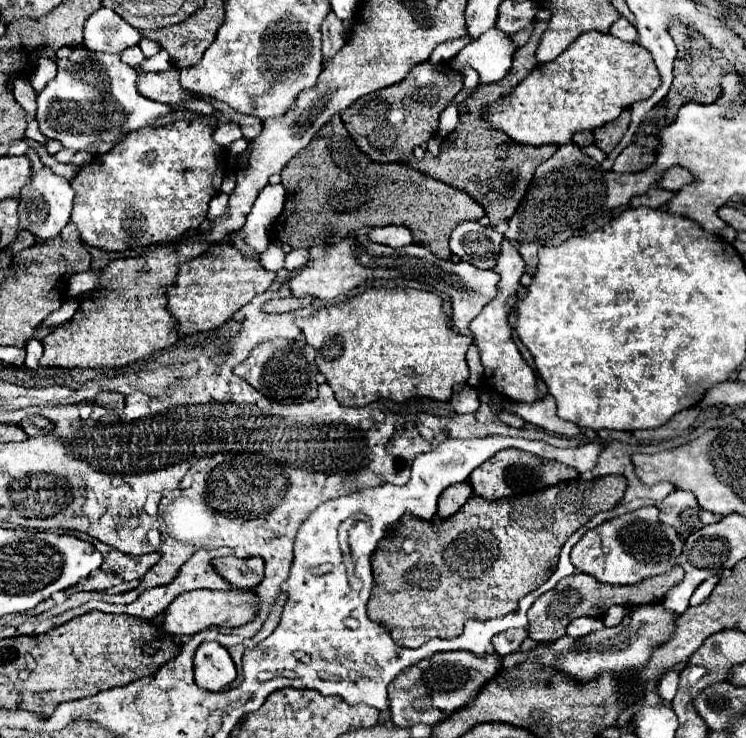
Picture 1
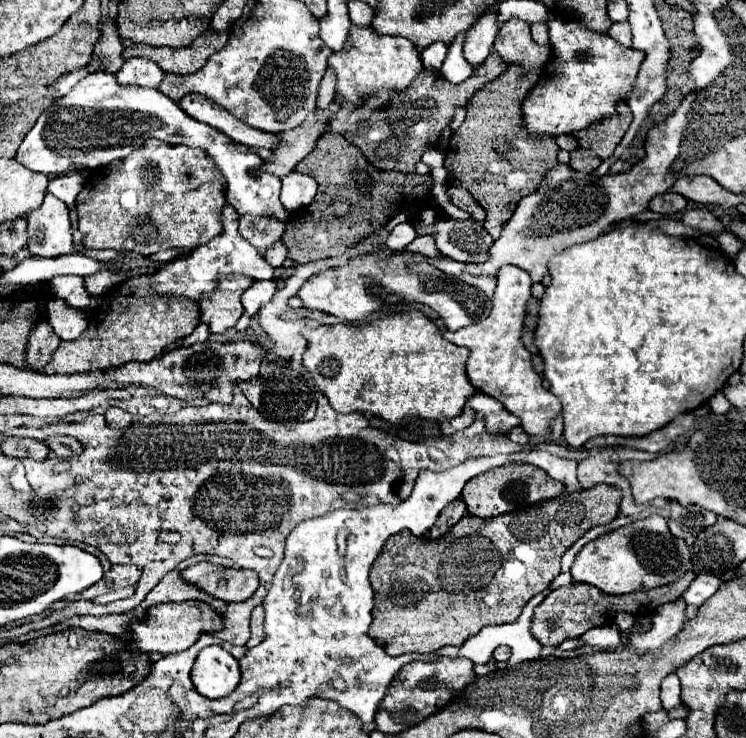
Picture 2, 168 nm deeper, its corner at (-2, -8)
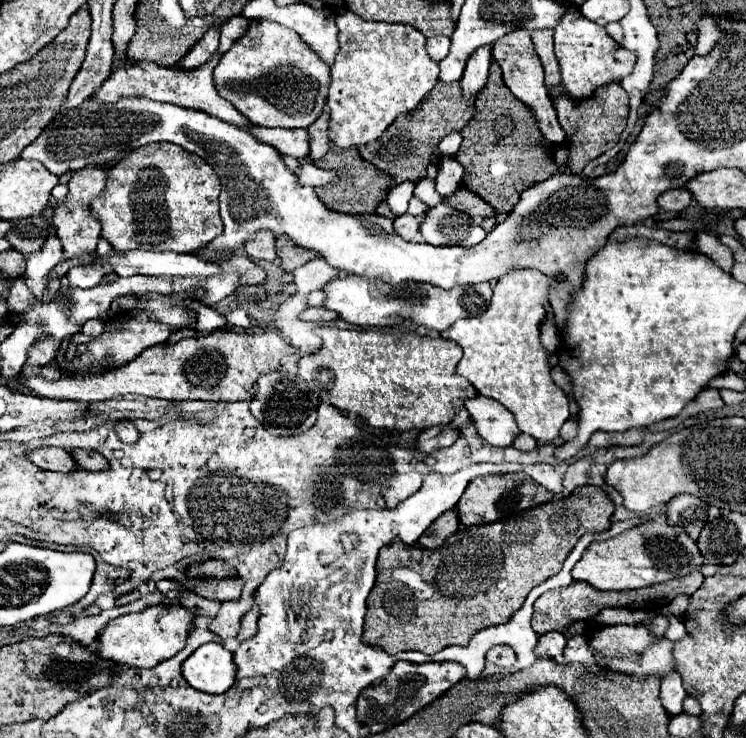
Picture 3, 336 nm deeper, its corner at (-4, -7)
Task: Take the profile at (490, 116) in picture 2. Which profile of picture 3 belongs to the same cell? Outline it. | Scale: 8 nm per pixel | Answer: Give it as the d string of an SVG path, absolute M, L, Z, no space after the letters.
M492 62L486 86L476 96L476 114L460 130L462 146L454 158L464 166L462 186L488 200L498 216L512 212L524 190L558 172L552 158L554 146L540 134L536 124L534 110L510 92L504 84L502 68Z

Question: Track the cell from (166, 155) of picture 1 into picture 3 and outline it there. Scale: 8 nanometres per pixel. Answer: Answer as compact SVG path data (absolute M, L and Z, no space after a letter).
M156 142L128 152L120 162L108 170L104 192L92 200L92 214L102 224L100 238L108 240L116 252L128 250L172 250L196 252L206 248L216 236L222 234L222 220L218 212L220 178L196 154L180 150L176 144Z

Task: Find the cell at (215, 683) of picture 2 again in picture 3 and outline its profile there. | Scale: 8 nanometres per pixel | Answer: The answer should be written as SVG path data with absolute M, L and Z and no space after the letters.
M204 644L184 662L182 676L200 692L224 694L236 680L234 656L222 644Z

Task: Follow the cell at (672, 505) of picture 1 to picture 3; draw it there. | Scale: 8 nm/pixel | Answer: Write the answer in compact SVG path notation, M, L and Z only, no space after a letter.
M680 494L666 504L668 524L680 526L692 540L698 540L700 530L708 522L708 506L696 496Z

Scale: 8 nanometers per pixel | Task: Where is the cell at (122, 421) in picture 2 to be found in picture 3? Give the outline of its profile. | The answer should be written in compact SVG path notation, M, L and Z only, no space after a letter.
M120 420L120 422L116 422L114 430L116 430L118 438L120 438L122 442L128 442L128 444L136 442L138 436L140 436L140 432L136 430L136 426L134 426L132 420Z

